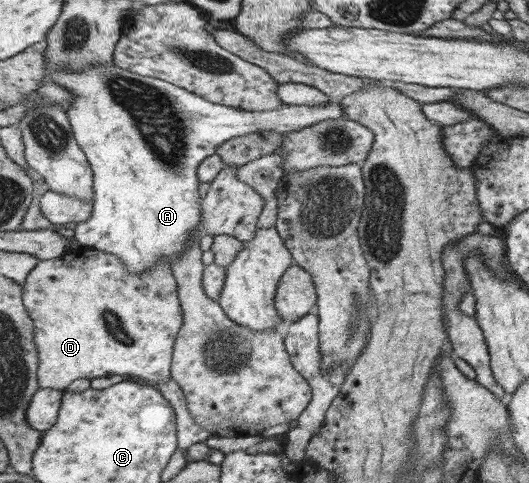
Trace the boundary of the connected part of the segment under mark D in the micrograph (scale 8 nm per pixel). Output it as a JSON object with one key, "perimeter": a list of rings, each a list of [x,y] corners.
{"perimeter":[[[80,247],[63,255],[61,258],[42,260],[37,267],[31,271],[24,283],[24,304],[28,308],[29,315],[34,321],[34,342],[38,349],[40,367],[39,386],[43,389],[55,389],[65,392],[67,387],[77,379],[96,379],[103,376],[122,375],[124,379],[136,379],[137,381],[161,385],[167,383],[171,377],[172,347],[179,330],[183,328],[183,308],[179,300],[176,281],[167,262],[161,262],[156,269],[140,274],[130,274],[126,271],[126,265],[118,255],[93,250],[90,247]]]}

